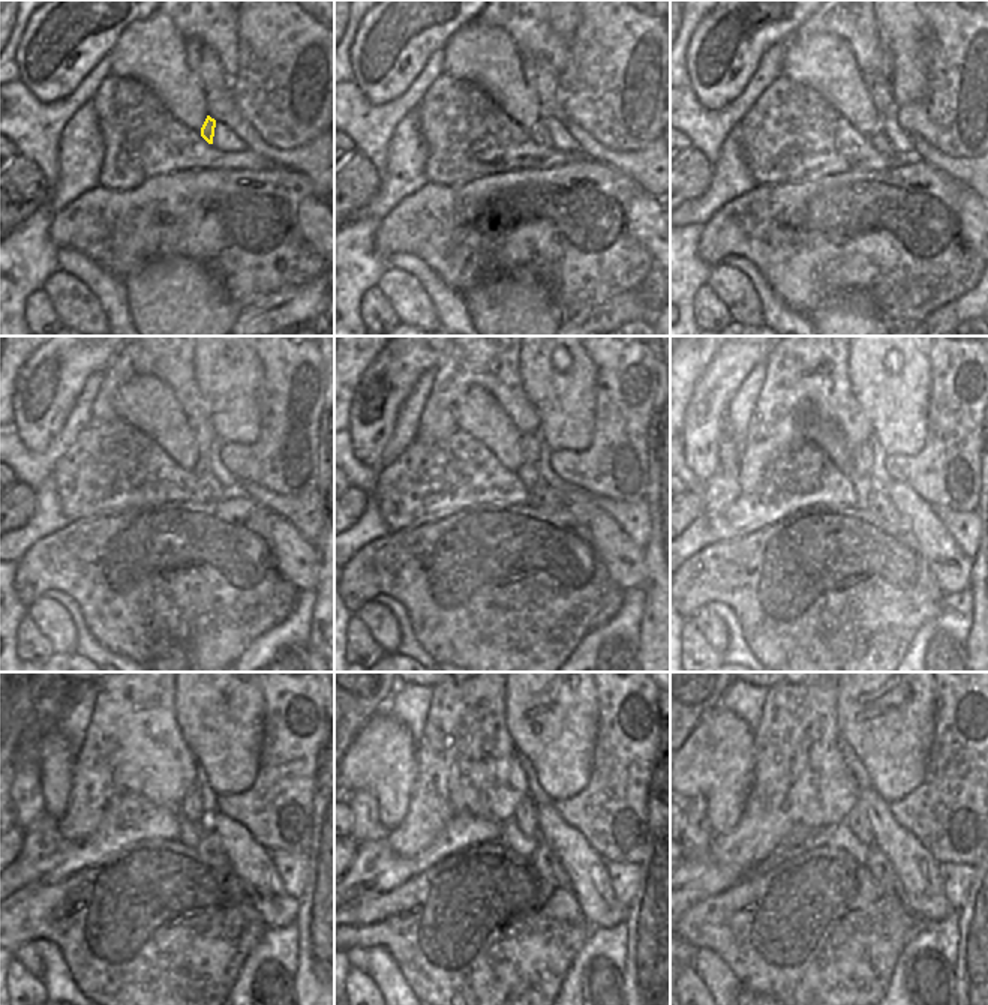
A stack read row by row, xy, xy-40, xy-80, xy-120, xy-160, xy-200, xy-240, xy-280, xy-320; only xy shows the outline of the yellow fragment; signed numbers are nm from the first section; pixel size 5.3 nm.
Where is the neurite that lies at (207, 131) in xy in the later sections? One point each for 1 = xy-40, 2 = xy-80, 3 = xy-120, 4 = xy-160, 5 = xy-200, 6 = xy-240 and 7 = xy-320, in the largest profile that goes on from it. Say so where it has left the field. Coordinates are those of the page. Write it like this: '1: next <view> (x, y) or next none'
1: next xy-40 (540, 134)
2: next xy-80 (879, 140)
3: next xy-120 (215, 491)
4: next xy-160 (543, 497)
5: next xy-200 (880, 504)
6: next xy-240 (210, 848)
7: next xy-320 (877, 863)

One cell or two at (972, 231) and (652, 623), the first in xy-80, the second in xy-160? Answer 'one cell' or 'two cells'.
two cells

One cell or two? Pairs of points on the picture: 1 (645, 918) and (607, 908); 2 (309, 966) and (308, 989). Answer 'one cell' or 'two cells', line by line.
1: two cells
2: one cell

